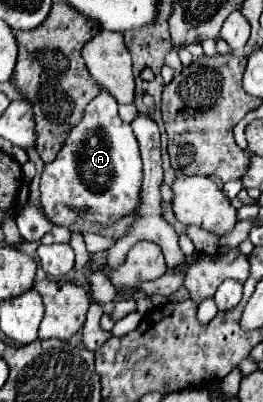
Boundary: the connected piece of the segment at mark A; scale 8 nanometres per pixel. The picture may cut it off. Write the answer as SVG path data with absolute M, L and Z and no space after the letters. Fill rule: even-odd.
M102 90L86 106L82 122L72 128L56 160L44 168L40 180L42 206L52 222L70 230L86 230L92 222L110 226L118 218L132 214L138 206L140 180L142 162L138 142L130 124L124 124L118 116L118 102L114 102L114 96L108 90ZM68 208L86 210L76 212Z

